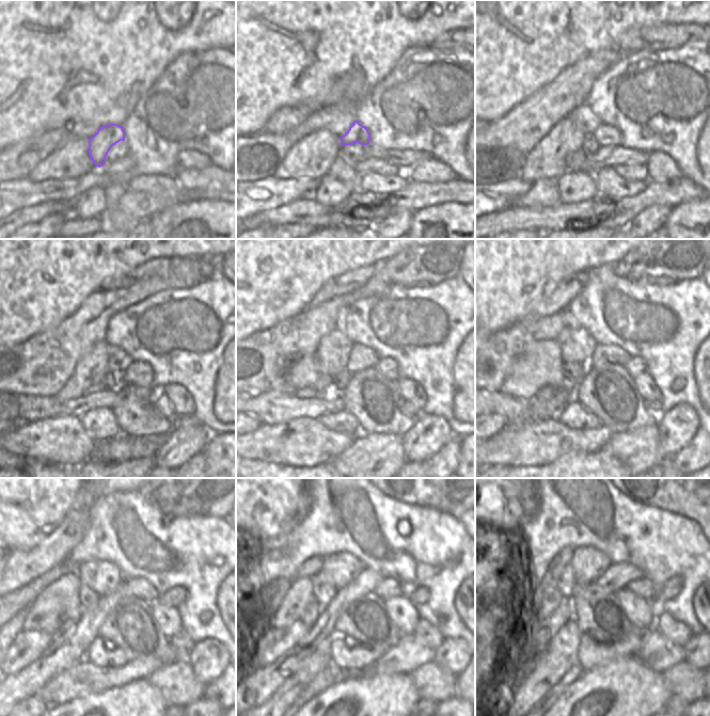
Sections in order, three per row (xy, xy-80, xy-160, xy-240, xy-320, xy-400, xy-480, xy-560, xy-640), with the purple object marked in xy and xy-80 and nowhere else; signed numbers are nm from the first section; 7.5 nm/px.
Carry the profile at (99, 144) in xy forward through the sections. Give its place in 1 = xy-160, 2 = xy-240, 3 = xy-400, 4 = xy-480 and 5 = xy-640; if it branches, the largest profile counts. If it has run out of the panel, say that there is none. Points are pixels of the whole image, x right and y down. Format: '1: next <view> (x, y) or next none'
1: next xy-160 (605, 134)
2: next xy-240 (139, 374)
3: next xy-400 (636, 365)
4: next xy-480 (174, 597)
5: next xy-640 (674, 586)

